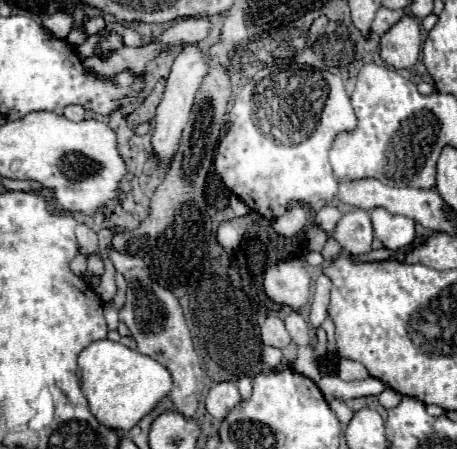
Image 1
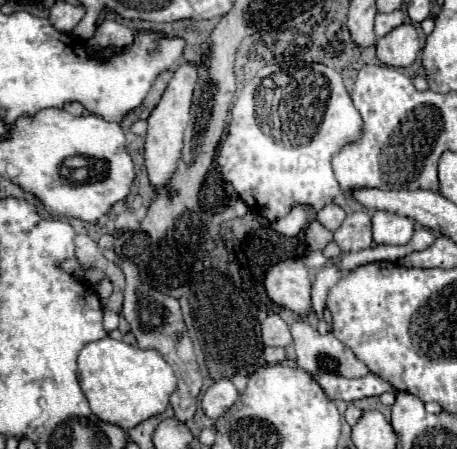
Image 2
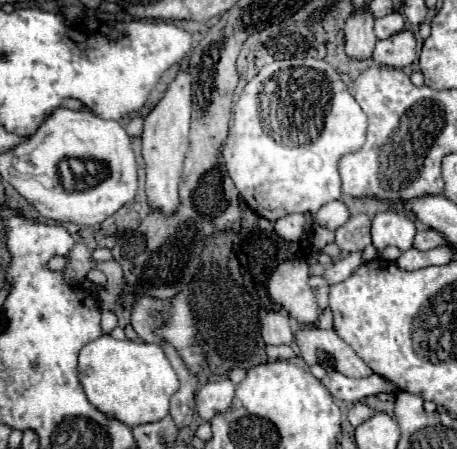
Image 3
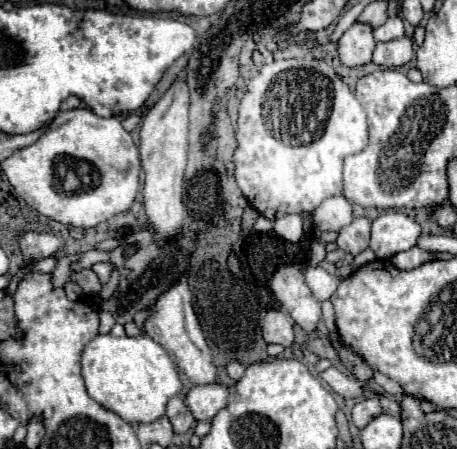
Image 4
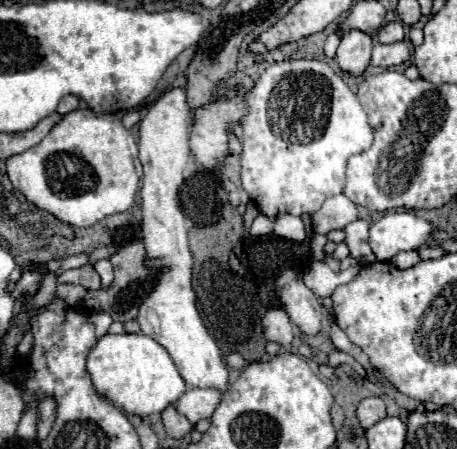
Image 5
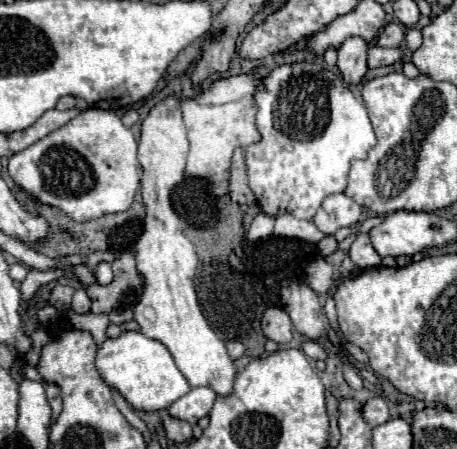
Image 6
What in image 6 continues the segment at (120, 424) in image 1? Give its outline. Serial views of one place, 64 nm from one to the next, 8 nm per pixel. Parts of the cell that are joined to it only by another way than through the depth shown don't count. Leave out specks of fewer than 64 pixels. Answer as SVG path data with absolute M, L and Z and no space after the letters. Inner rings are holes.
M122 332L118 338L106 338L96 352L94 364L104 384L118 392L134 410L166 410L190 390L188 380L176 368L168 348L140 332Z

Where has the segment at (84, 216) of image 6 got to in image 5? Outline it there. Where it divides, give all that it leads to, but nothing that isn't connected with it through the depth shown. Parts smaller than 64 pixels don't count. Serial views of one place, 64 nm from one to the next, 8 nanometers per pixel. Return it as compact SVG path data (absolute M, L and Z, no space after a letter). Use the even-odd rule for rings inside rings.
M90 108L64 114L60 124L56 124L56 128L52 128L52 132L48 132L48 136L40 144L16 156L10 156L6 160L6 172L8 172L12 186L18 192L22 192L30 204L78 228L94 226L106 216L126 212L134 202L134 196L140 184L140 176L142 176L136 140L122 126L120 116L118 114L96 114Z

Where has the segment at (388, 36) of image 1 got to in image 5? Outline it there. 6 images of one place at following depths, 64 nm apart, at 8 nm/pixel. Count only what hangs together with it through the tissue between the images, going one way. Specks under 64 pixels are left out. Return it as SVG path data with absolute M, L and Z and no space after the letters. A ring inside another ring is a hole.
M406 40L396 44L376 44L372 50L372 66L398 66L410 60L410 44Z

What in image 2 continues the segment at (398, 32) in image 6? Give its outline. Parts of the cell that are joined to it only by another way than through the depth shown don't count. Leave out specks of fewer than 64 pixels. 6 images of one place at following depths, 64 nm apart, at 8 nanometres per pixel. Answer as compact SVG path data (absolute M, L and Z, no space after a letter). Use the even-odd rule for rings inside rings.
M396 10L396 12L390 12L390 14L376 14L376 26L374 26L374 32L378 38L382 38L384 34L388 34L392 28L400 26L402 22L406 22L406 16L402 10Z

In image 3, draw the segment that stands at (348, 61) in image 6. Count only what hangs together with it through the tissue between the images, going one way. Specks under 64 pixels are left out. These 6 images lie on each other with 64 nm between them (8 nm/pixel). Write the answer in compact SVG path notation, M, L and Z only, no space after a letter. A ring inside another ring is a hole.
M366 4L360 12L352 12L346 20L346 52L352 58L370 58L376 36L374 36L374 16L370 6Z

